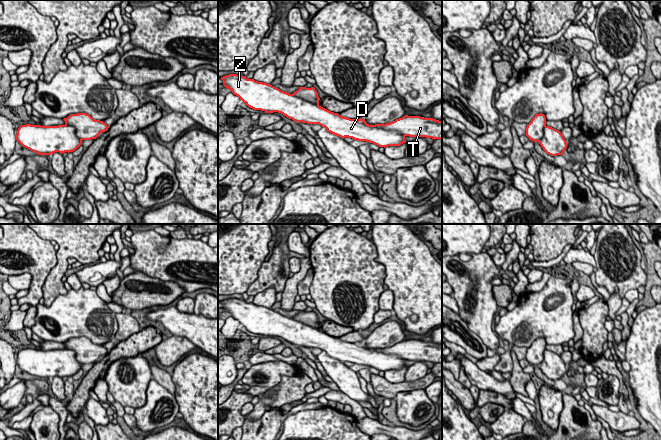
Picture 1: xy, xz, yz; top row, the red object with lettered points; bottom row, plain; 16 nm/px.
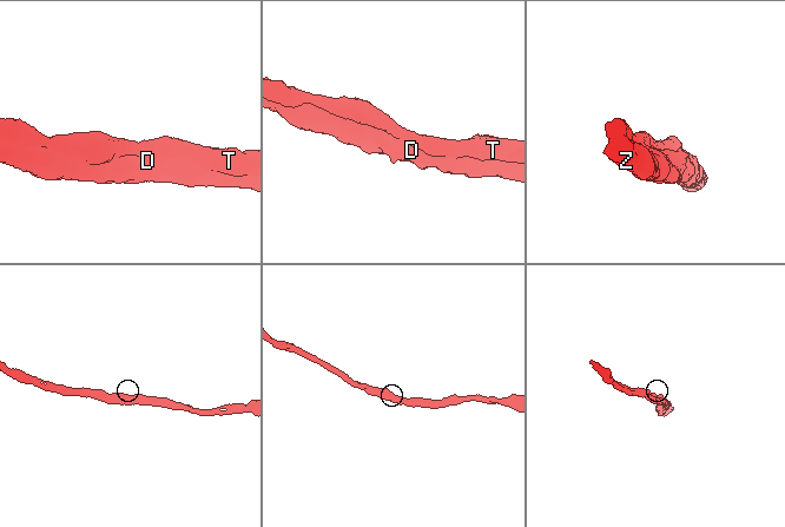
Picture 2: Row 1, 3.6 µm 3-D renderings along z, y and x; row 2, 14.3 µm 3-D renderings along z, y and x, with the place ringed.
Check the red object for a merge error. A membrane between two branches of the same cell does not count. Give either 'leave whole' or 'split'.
leave whole

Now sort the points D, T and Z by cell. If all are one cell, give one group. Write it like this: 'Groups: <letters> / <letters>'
Groups: D T Z

